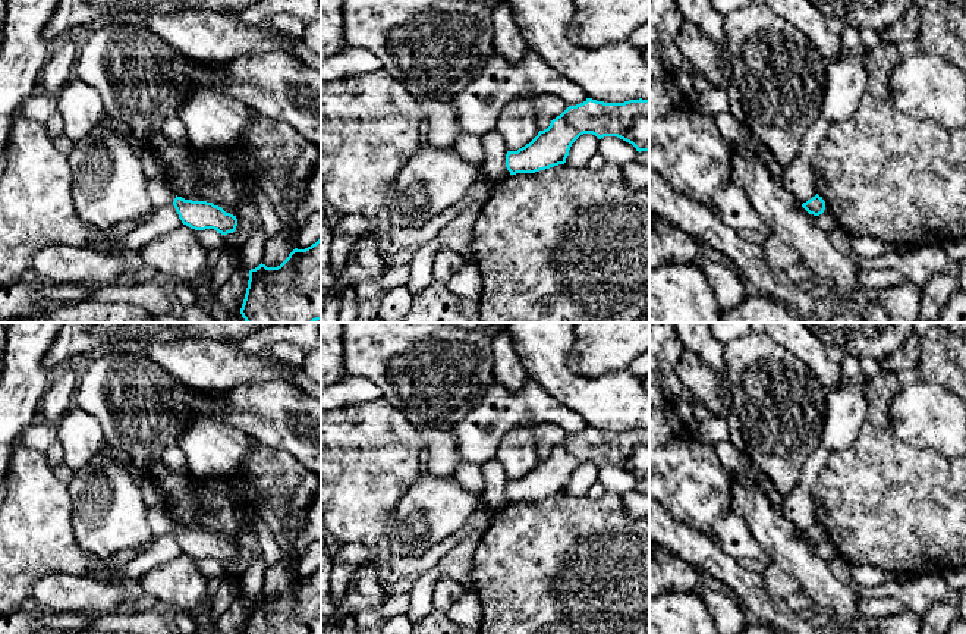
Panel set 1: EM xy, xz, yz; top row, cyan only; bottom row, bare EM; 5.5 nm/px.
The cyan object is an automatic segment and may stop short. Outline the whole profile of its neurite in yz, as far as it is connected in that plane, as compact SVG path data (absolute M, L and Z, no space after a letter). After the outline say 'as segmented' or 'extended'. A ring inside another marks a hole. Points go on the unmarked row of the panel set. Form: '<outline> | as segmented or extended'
M818 522L815 525L812 525L811 528L808 528L806 531L802 533L802 536L814 544L819 544L824 542L825 539L825 530L822 528L822 525L819 525Z | as segmented

